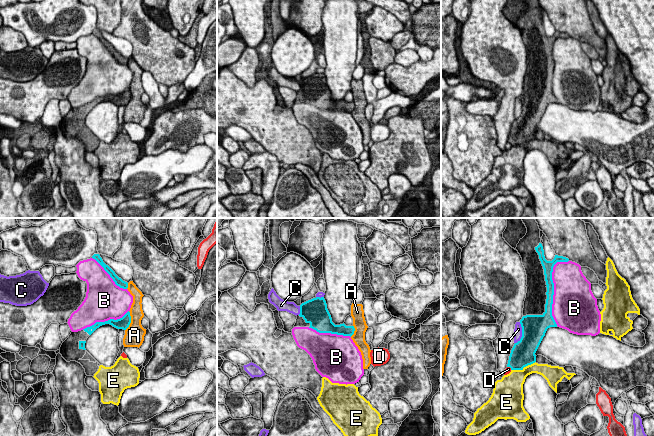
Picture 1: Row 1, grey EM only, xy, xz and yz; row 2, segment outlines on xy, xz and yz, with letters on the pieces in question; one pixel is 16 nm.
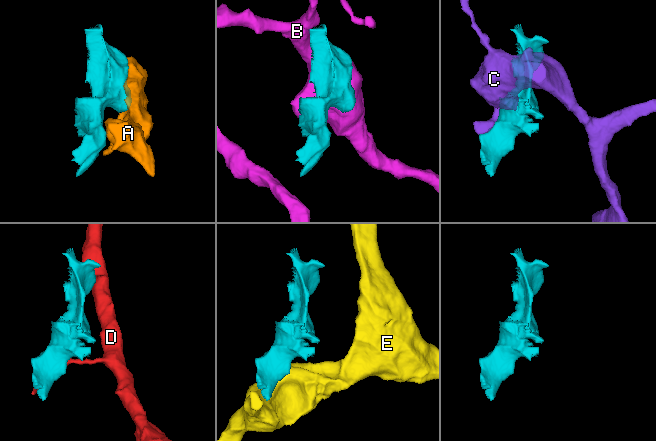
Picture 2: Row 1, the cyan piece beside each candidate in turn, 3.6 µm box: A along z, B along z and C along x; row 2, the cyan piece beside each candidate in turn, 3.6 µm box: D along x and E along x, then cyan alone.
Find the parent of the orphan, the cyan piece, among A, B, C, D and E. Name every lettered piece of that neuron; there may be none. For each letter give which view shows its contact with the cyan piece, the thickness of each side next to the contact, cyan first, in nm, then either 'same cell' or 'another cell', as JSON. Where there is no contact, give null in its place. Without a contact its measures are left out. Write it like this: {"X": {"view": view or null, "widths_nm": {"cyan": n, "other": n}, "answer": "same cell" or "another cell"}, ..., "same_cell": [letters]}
{"A": {"view": "xy", "widths_nm": {"cyan": 190, "other": 320}, "answer": "another cell"}, "B": {"view": "yz", "widths_nm": {"cyan": 130, "other": 480}, "answer": "another cell"}, "C": {"view": "yz", "widths_nm": {"cyan": 400, "other": 130}, "answer": "another cell"}, "D": {"view": "yz", "widths_nm": {"cyan": 360, "other": 90}, "answer": "another cell"}, "E": {"view": "yz", "widths_nm": {"cyan": 380, "other": 300}, "answer": "another cell"}, "same_cell": []}

